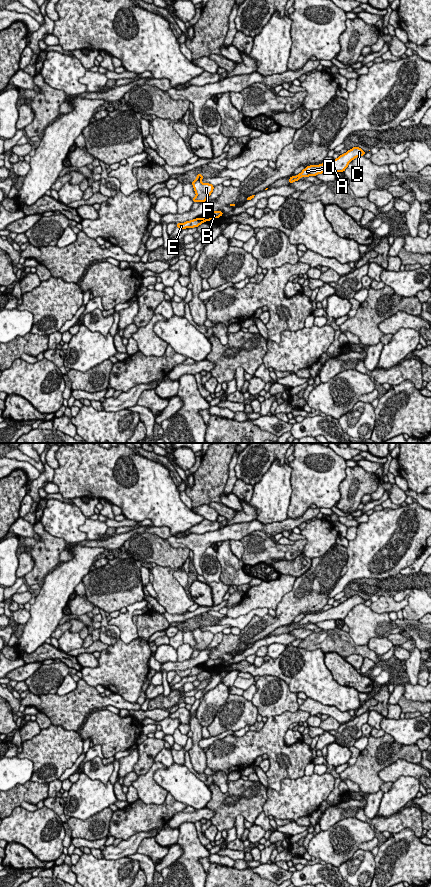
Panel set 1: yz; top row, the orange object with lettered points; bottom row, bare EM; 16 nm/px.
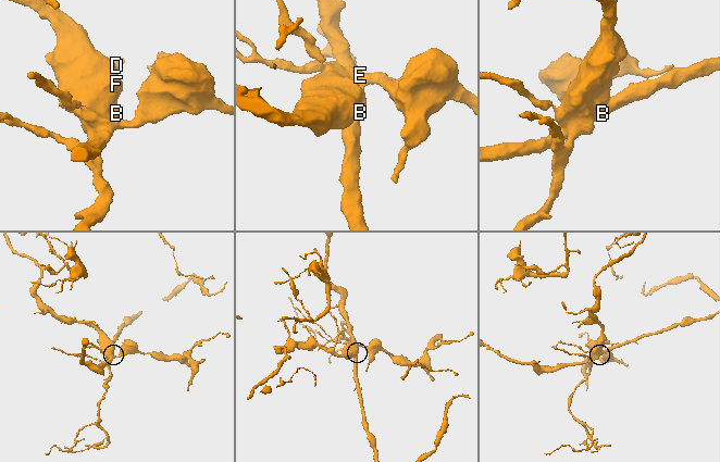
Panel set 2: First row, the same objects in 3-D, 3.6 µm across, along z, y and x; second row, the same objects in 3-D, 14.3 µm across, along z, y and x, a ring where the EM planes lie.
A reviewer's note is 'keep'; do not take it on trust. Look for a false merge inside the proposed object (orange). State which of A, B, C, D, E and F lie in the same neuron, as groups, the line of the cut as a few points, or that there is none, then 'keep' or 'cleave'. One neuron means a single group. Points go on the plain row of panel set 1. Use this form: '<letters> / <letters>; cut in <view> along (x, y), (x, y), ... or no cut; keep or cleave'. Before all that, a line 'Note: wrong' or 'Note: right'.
Note: wrong
A B C D / E F; cut in yz along (191, 669), (188, 675); cleave

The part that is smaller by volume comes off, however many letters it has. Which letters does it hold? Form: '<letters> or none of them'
A, B, C, D

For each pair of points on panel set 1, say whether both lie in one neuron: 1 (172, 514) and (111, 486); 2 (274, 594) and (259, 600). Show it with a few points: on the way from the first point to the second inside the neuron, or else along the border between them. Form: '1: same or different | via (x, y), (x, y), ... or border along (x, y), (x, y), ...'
1: same | via (157, 499), (143, 489), (126, 489)
2: same | via (270, 594), (263, 596)

